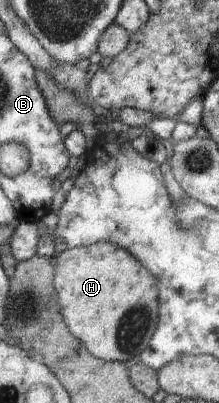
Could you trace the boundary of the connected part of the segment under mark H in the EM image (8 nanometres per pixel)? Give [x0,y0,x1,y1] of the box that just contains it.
[54,242,160,362]

